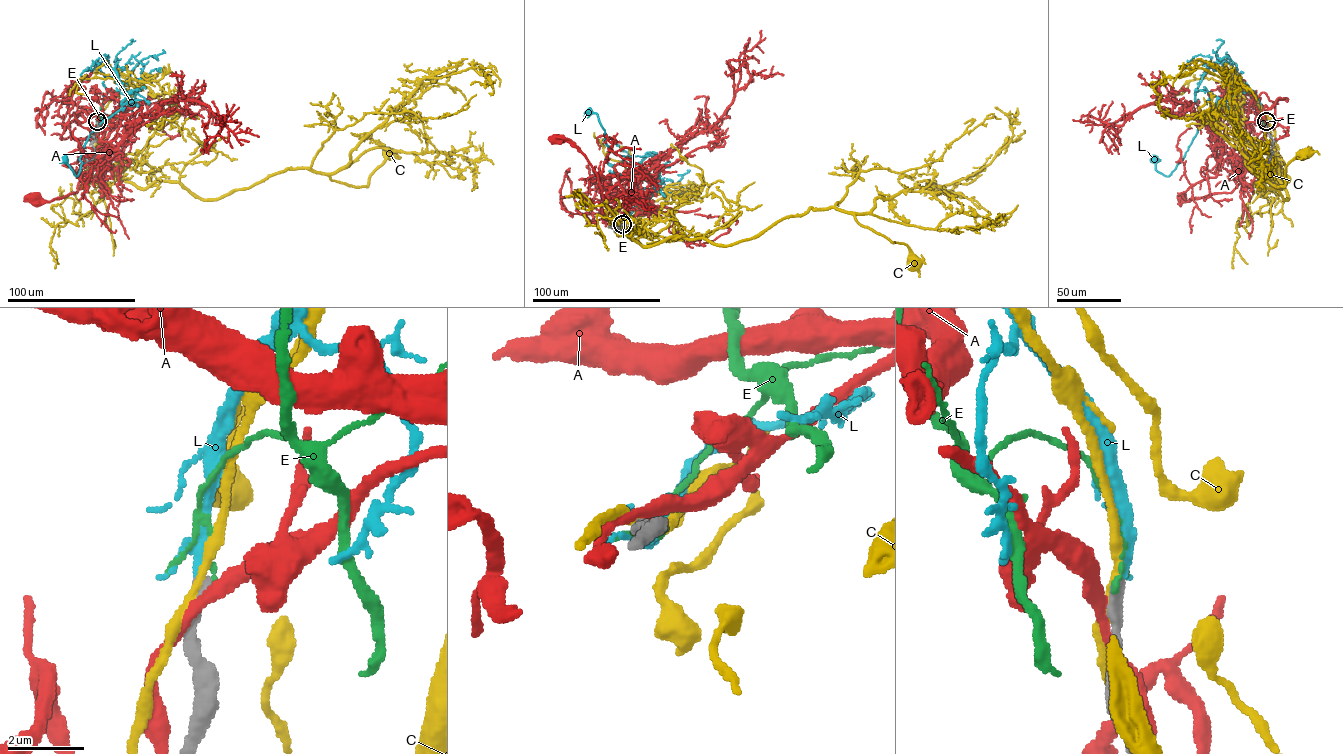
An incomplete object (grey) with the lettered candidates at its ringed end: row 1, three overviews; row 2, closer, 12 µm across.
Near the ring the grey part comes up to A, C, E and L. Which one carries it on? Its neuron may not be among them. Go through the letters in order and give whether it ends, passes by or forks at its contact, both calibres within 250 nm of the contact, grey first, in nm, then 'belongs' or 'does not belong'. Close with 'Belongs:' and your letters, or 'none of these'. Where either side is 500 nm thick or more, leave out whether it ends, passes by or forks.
A: it passes by; calibres 420 and 280 nm; does not belong
C: it passes by; calibres 400 and 240 nm; does not belong
E: it ends; calibres 360 and 120 nm; does not belong
L: it passes by; calibres 320 and 200 nm; belongs
Belongs: L

